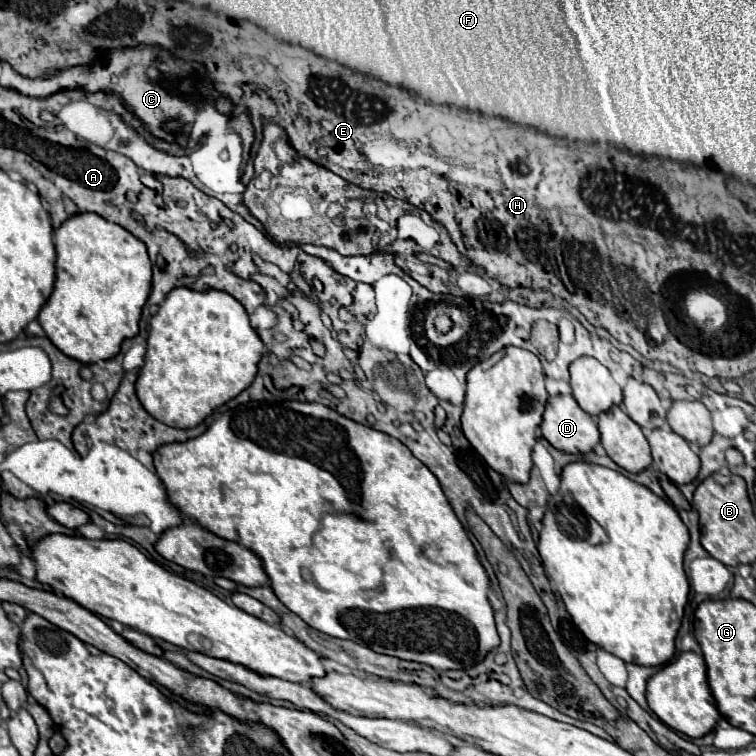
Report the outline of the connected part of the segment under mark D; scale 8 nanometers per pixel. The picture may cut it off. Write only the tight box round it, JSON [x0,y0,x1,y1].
[541,395,601,455]

